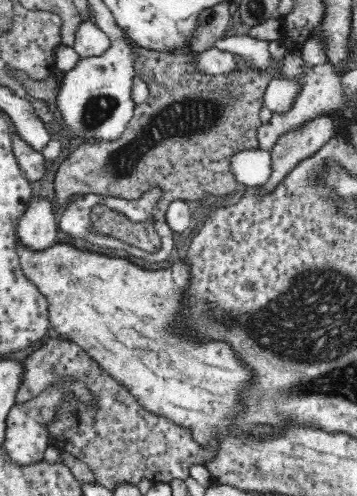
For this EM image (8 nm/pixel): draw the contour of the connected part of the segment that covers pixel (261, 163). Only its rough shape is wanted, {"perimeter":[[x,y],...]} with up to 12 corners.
{"perimeter":[[242,148],[228,167],[237,184],[256,190],[271,176],[269,150]]}

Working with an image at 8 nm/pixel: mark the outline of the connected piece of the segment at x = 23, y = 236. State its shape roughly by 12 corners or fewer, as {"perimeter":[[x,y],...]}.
{"perimeter":[[33,201],[17,224],[17,245],[42,254],[56,243],[52,204]]}

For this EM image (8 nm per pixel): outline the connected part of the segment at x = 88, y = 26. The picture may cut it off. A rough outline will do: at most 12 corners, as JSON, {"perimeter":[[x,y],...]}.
{"perimeter":[[89,21],[74,32],[72,49],[79,58],[102,56],[109,36]]}

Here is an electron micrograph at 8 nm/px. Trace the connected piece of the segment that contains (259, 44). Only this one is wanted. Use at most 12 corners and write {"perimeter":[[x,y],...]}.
{"perimeter":[[247,33],[220,38],[222,51],[240,54],[252,69],[273,71],[269,41]]}

